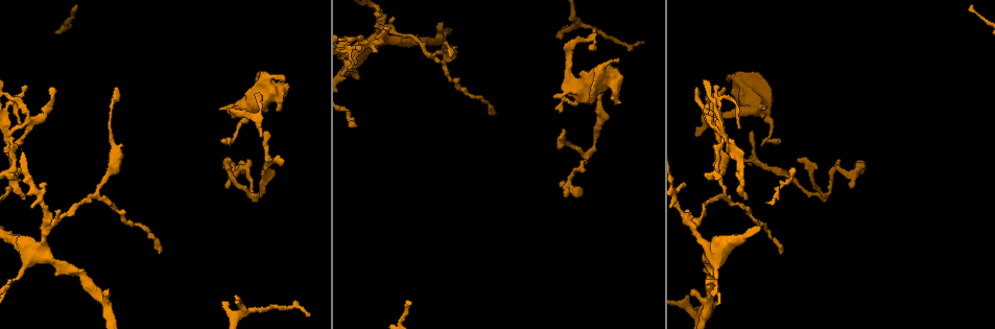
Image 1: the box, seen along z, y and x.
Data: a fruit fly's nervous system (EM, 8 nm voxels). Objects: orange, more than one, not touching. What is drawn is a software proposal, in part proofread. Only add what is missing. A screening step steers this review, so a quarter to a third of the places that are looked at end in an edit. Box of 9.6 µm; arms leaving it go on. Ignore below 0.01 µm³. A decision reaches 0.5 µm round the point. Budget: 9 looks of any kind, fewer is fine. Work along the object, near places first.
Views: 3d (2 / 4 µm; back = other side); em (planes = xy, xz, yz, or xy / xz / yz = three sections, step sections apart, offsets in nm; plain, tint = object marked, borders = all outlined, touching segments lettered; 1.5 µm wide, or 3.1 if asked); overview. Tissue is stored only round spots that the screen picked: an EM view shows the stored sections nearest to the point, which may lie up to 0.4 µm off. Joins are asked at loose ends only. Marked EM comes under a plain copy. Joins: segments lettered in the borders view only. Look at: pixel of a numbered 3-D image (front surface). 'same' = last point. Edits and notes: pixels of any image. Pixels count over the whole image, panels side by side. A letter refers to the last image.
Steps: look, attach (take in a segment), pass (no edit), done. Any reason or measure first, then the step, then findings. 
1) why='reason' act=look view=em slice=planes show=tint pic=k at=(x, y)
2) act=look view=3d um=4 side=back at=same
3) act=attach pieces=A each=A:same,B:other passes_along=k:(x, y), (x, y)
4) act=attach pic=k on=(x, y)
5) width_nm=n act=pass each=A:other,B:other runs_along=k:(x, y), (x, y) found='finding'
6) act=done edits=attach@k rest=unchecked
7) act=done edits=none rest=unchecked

why='branch stops here' act=look view=em slice=xy step=8 show=tint pic=1 at=(748, 198)

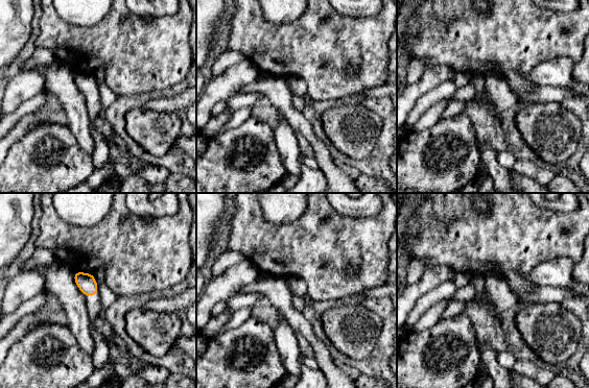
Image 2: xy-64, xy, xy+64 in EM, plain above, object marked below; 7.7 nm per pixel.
act=look view=em slice=planes show=borders at=same

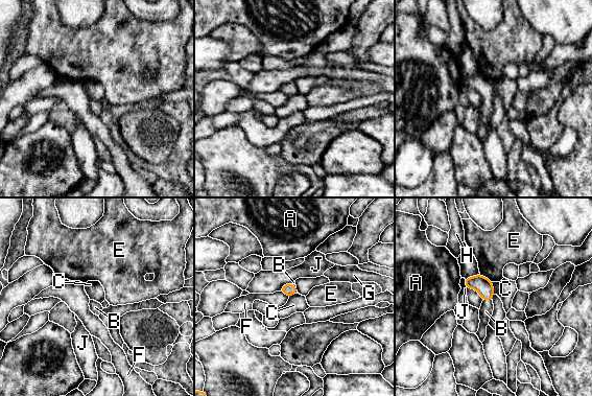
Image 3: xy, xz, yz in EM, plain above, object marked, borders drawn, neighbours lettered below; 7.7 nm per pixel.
act=attach pieces=B each=A:other,B:same,C:other,E:other,F:other,G:other,H:other,J:other passes_along=3:(482, 285), (488, 300), (486, 311) found='the neuron continues'

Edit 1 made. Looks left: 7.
why='free end' act=look view=em slice=planes show=borders pic=1 at=(718, 87)

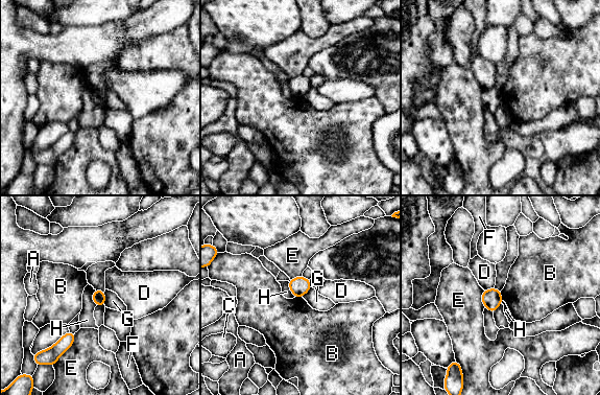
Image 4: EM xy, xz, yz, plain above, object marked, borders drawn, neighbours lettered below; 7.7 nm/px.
width_nm=100 act=pass each=A:other,B:other,C:other,D:other,E:other,F:other,G:other,H:other found='none of them fits'

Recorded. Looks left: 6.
why='tapers out' act=look view=em slice=planes show=borders pic=1 at=(595, 29)

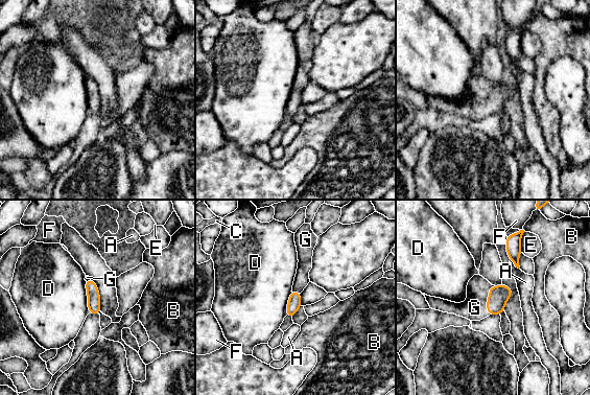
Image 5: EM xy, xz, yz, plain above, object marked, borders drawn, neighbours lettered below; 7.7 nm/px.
act=attach pieces=G each=A:other,B:other,C:other,D:other,E:other,F:other,G:same passes_along=5:(498, 297), (487, 300), (474, 307) found='it goes on there'

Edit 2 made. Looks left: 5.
act=look view=em slice=yz step=8 show=borders pic=1 at=(686, 210)

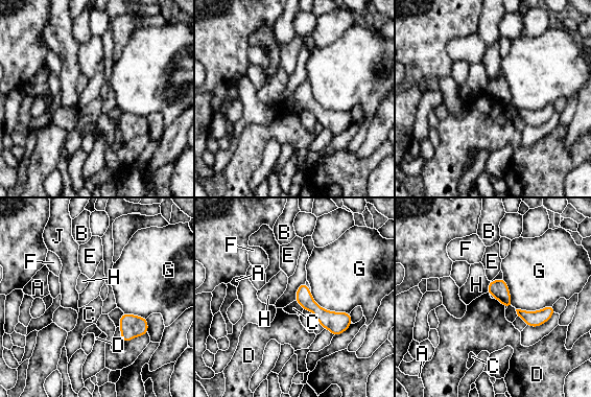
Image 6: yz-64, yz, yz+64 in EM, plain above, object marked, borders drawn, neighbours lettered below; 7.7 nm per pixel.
act=look view=em slice=planes show=borders at=same

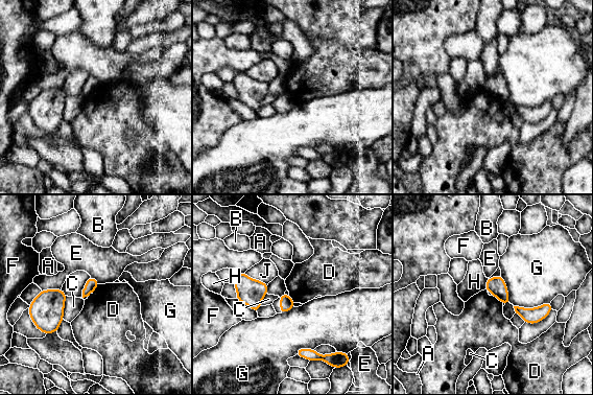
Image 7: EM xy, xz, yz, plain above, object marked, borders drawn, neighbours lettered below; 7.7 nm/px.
act=pass each=A:other,B:other,C:other,D:other,E:other,F:other,G:other,H:other,J:other found='none of them fits'

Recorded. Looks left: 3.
act=done edits=attach@3,attach@5 rest=unchecked

